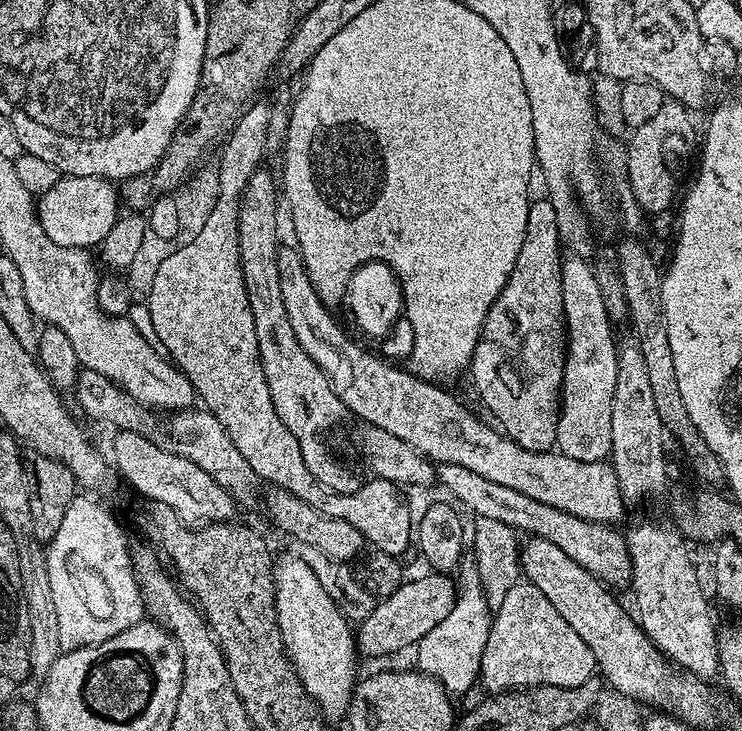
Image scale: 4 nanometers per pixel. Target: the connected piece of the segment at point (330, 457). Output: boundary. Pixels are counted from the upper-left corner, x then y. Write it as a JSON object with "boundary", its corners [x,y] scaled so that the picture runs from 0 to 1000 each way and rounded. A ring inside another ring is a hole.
{"boundary":[[[346,233],[337,244],[332,260],[323,269],[323,297],[321,298],[321,342],[323,343],[323,363],[326,380],[332,391],[332,402],[337,413],[337,424],[342,430],[342,451],[348,457],[348,484],[353,495],[353,512],[358,512],[358,528],[364,528],[364,546],[369,550],[369,561],[375,561],[375,572],[402,599],[402,616],[407,616],[407,632],[412,632],[412,643],[418,643],[420,653],[451,676],[472,676],[482,670],[488,661],[485,640],[474,629],[464,629],[469,618],[458,613],[458,596],[453,590],[464,580],[466,560],[464,551],[450,539],[445,523],[437,508],[402,473],[402,462],[396,462],[396,450],[391,446],[391,434],[385,430],[385,419],[380,413],[380,391],[375,375],[372,347],[372,268],[375,274],[375,252],[367,248],[367,241],[354,233]]]}

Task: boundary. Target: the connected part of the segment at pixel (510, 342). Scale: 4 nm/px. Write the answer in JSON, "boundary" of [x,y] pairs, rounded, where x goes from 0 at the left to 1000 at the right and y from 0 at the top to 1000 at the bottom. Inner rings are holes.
{"boundary":[[[737,271],[718,272],[709,293],[709,326],[704,326],[704,342],[698,342],[693,369],[687,369],[687,380],[682,391],[677,391],[677,402],[671,402],[666,419],[660,419],[655,430],[633,499],[642,536],[648,550],[663,562],[662,573],[673,581],[678,595],[716,618],[745,617],[752,594],[755,539],[760,534],[760,491],[765,483],[755,339],[757,330],[752,315],[752,293],[744,275]]]}

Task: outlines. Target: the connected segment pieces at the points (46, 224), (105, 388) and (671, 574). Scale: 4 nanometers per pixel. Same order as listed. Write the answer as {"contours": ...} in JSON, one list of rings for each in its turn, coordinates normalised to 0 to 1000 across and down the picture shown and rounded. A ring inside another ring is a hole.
{"contours":[[[[82,239],[75,252],[58,263],[51,274],[54,308],[62,326],[90,339],[128,341],[143,326],[143,320],[148,320],[163,290],[164,275],[158,253],[140,241]]],[[[109,502],[100,532],[102,547],[108,558],[124,575],[136,575],[140,580],[152,580],[152,587],[168,591],[186,591],[199,598],[201,602],[229,621],[240,621],[240,627],[256,627],[294,665],[307,669],[319,691],[345,689],[350,684],[350,668],[353,658],[350,653],[337,643],[337,632],[321,621],[321,610],[310,605],[310,594],[299,588],[299,577],[288,572],[279,561],[268,561],[263,557],[233,562],[221,576],[209,575],[209,568],[201,566],[190,554],[185,553],[177,542],[168,539],[160,528],[140,512],[132,512],[132,506],[121,506]]],[[[868,711],[854,718],[848,726],[844,728],[845,750],[852,774],[852,793],[849,798],[849,807],[854,810],[854,824],[857,826],[857,845],[861,855],[868,860],[868,865],[881,878],[881,884],[888,892],[895,893],[902,903],[914,914],[920,914],[922,918],[929,919],[933,925],[938,925],[942,930],[954,933],[958,932],[958,925],[962,926],[970,918],[970,873],[968,869],[968,858],[965,859],[965,848],[960,844],[960,832],[954,828],[954,815],[949,811],[949,804],[943,800],[943,788],[938,784],[938,772],[933,767],[933,761],[927,756],[930,748],[929,740],[920,731],[916,729],[915,721],[910,715],[902,714],[899,717],[895,711]]]]}

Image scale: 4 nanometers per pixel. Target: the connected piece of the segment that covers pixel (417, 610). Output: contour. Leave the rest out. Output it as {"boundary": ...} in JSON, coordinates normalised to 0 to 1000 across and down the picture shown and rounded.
{"boundary":[[[604,785],[577,787],[582,788],[546,792],[536,807],[531,807],[531,813],[516,817],[503,839],[482,854],[480,884],[487,899],[523,897],[543,886],[554,888],[565,881],[570,870],[580,867],[580,862],[585,862],[585,856],[590,856],[601,840],[606,840],[617,808],[611,789]]]}

